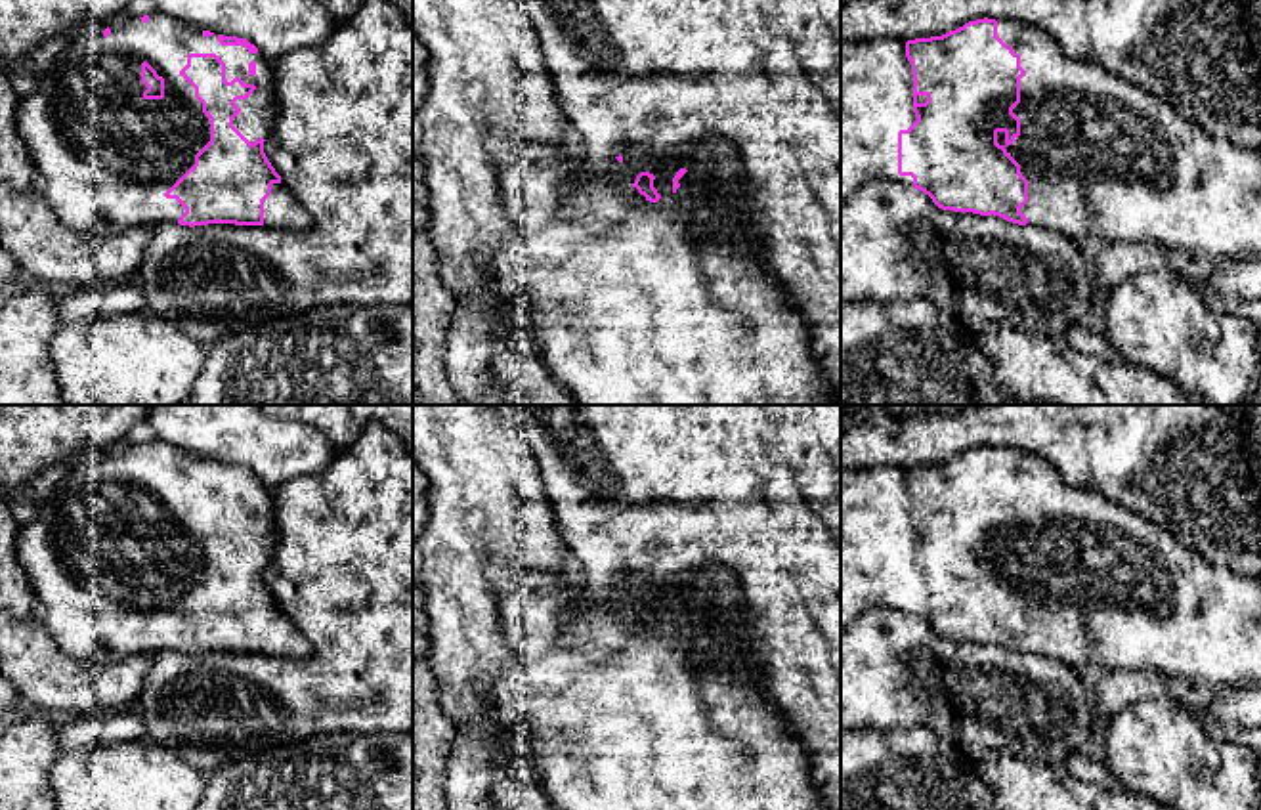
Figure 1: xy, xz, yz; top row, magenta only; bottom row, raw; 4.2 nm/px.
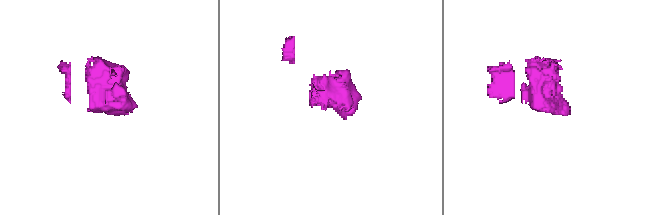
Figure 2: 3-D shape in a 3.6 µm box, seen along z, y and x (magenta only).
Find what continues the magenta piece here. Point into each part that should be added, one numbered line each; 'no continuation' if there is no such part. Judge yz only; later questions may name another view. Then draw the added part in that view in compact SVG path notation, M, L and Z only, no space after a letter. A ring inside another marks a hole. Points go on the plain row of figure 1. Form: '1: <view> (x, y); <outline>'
1: yz (876, 505); M906 468L841 470L841 630L871 609L913 615L898 602L898 560L915 548Z
2: yz (1101, 583); M997 447L997 464L1020 483L1020 495L1026 499L1020 506L1020 531L1013 537L1013 541L1020 546L1020 564L1005 577L1020 592L1020 602L1028 608L1028 630L1020 636L1020 640L1028 646L1028 653L1055 657L1074 669L1081 669L1089 663L1104 663L1106 667L1120 671L1150 671L1165 678L1181 676L1190 682L1204 680L1215 688L1261 686L1261 579L1211 565L1196 550L1171 537L1167 529L1127 506L1112 502L1093 489L1068 485L1049 460L1032 451Z

